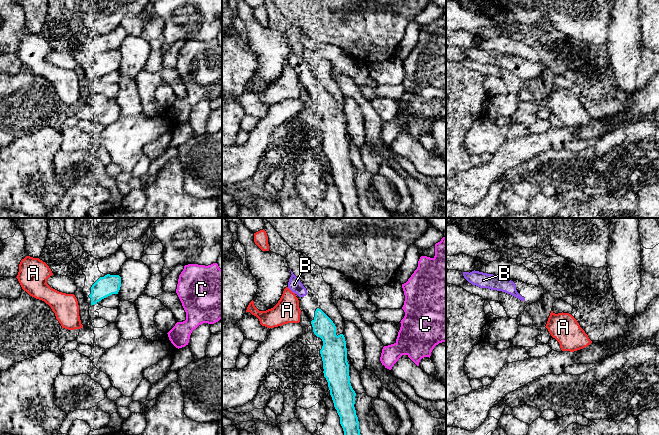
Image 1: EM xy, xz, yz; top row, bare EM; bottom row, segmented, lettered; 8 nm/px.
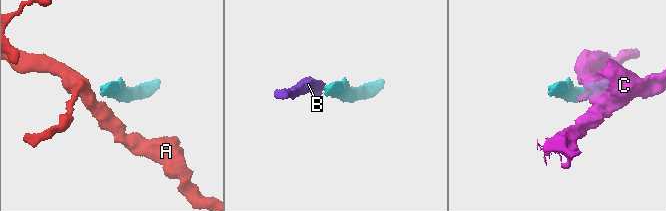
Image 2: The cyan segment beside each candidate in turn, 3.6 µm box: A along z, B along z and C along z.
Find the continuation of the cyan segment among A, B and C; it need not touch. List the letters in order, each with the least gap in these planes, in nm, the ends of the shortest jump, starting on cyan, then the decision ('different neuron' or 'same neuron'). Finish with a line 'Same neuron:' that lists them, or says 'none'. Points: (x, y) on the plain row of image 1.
A: 100 nm | xz (311, 97), (299, 97) | different neuron
B: 140 nm | xz (317, 84), (305, 71) | same neuron
C: 260 nm | xz (348, 140), (380, 136) | different neuron
Same neuron: B

